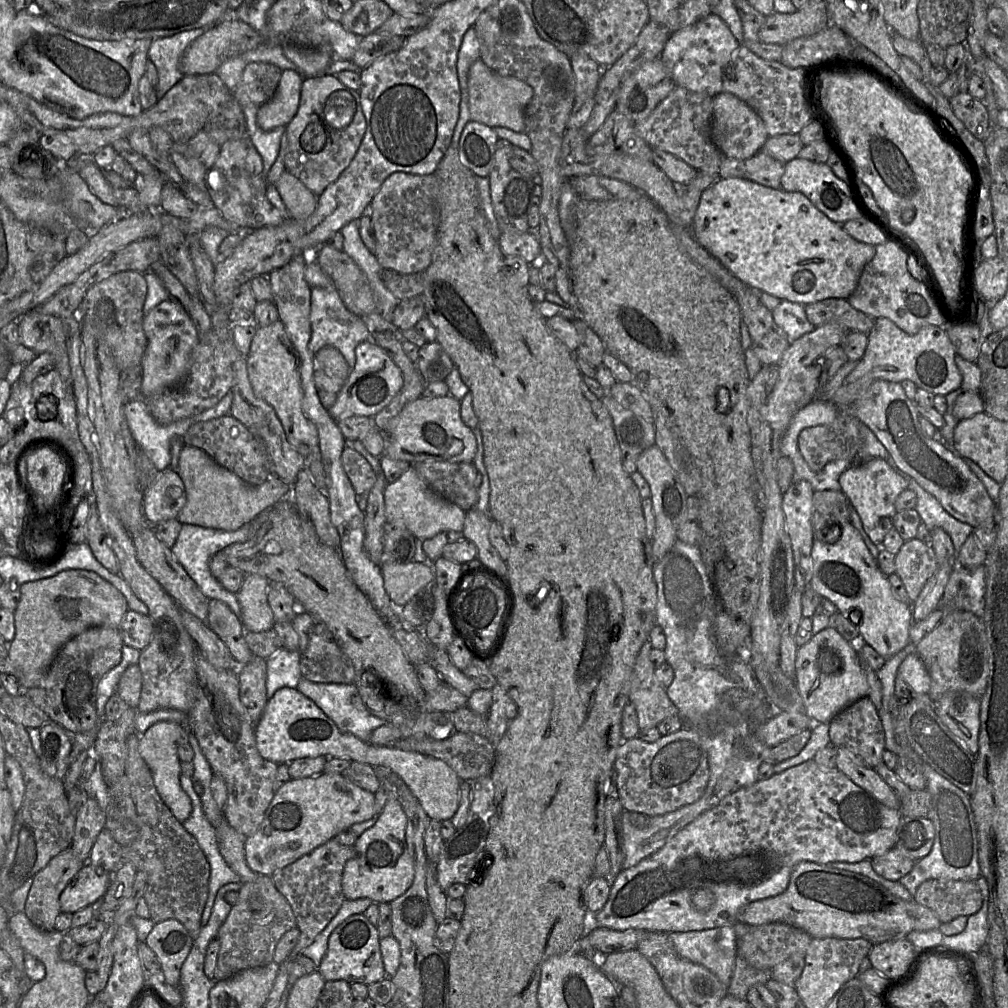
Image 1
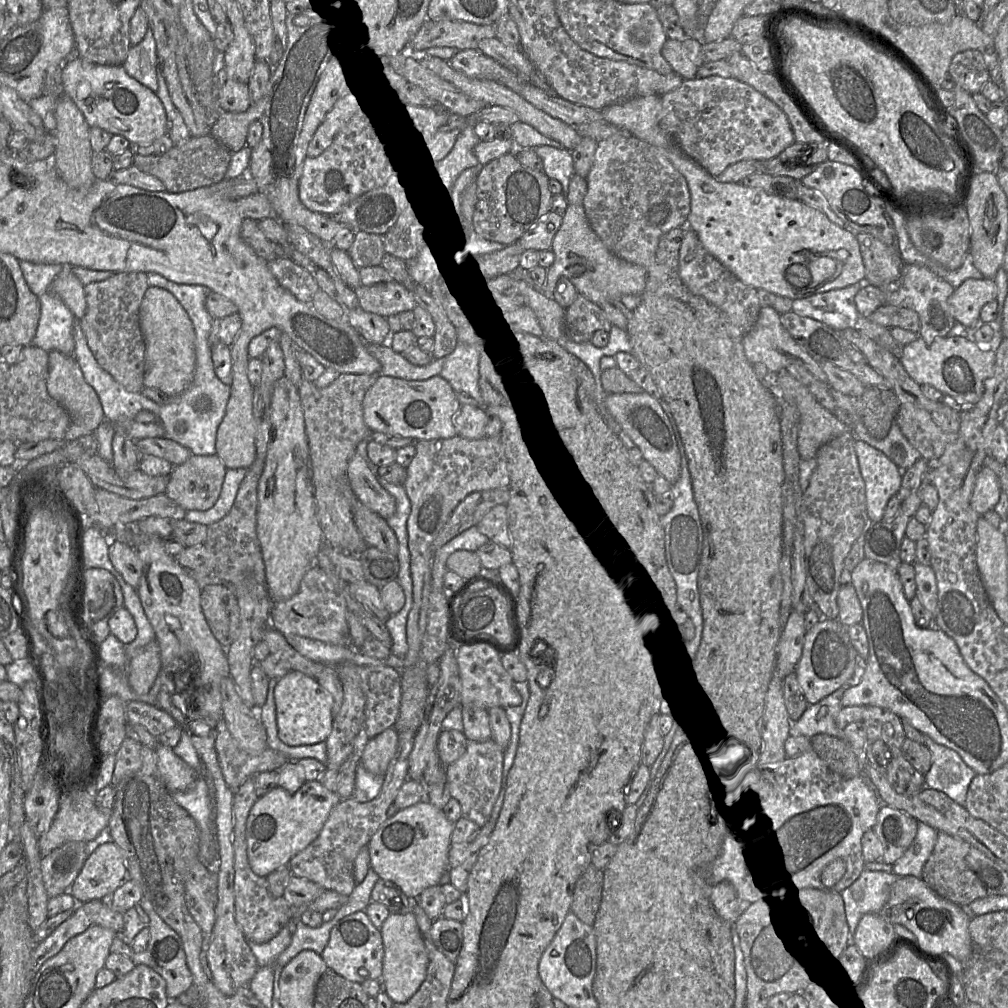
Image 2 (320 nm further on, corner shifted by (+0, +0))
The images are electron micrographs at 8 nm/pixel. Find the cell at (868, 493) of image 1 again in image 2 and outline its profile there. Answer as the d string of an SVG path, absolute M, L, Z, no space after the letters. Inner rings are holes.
M855 439L854 449L864 482L868 519L879 523L889 499L901 486L903 472L884 453L868 443Z

